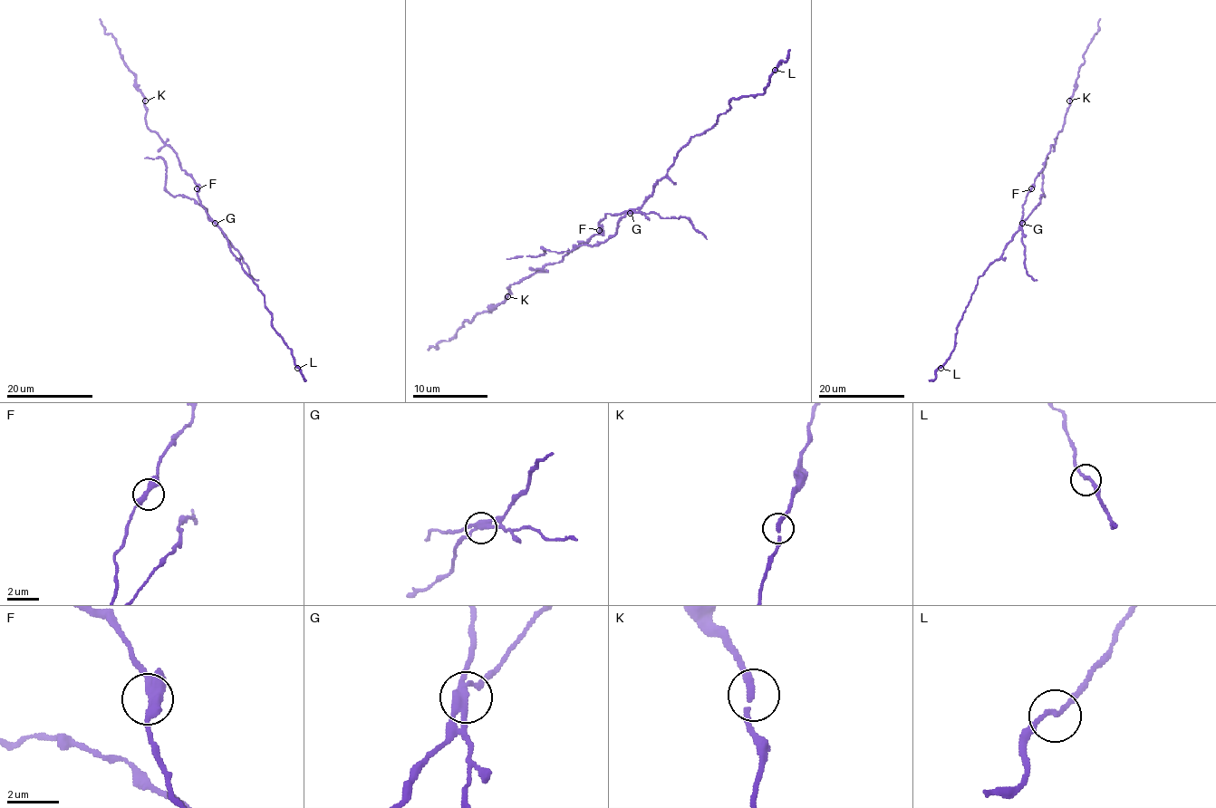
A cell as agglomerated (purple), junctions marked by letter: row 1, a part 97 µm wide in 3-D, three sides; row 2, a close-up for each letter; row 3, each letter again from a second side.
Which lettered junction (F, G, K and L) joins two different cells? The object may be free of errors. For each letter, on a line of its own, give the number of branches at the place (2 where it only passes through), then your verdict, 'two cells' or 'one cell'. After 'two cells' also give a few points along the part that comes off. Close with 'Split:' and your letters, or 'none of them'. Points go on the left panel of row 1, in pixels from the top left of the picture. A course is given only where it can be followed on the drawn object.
F: branches 3; one cell
G: branches 3; two cells; course (215, 223), (207, 216), (207, 210), (193, 198), (172, 197), (165, 187), (165, 160), (160, 158), (144, 158)
K: branches 2; one cell
L: branches 2; one cell
Split: G

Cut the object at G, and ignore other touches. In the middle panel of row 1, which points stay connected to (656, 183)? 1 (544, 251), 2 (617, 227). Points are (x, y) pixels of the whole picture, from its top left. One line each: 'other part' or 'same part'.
1: other part
2: other part

